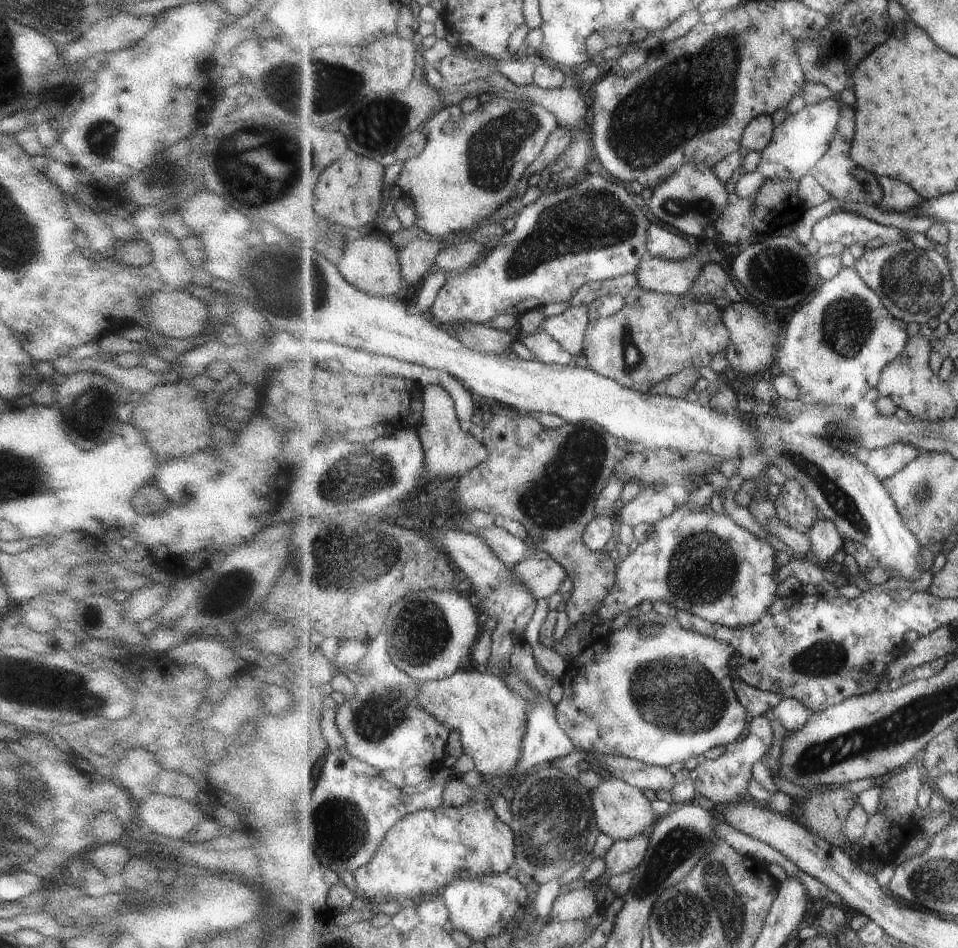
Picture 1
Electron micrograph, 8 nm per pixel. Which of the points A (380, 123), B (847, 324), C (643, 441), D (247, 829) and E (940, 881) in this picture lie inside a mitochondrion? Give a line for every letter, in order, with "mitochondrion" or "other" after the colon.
A: mitochondrion
B: mitochondrion
C: other
D: other
E: mitochondrion

